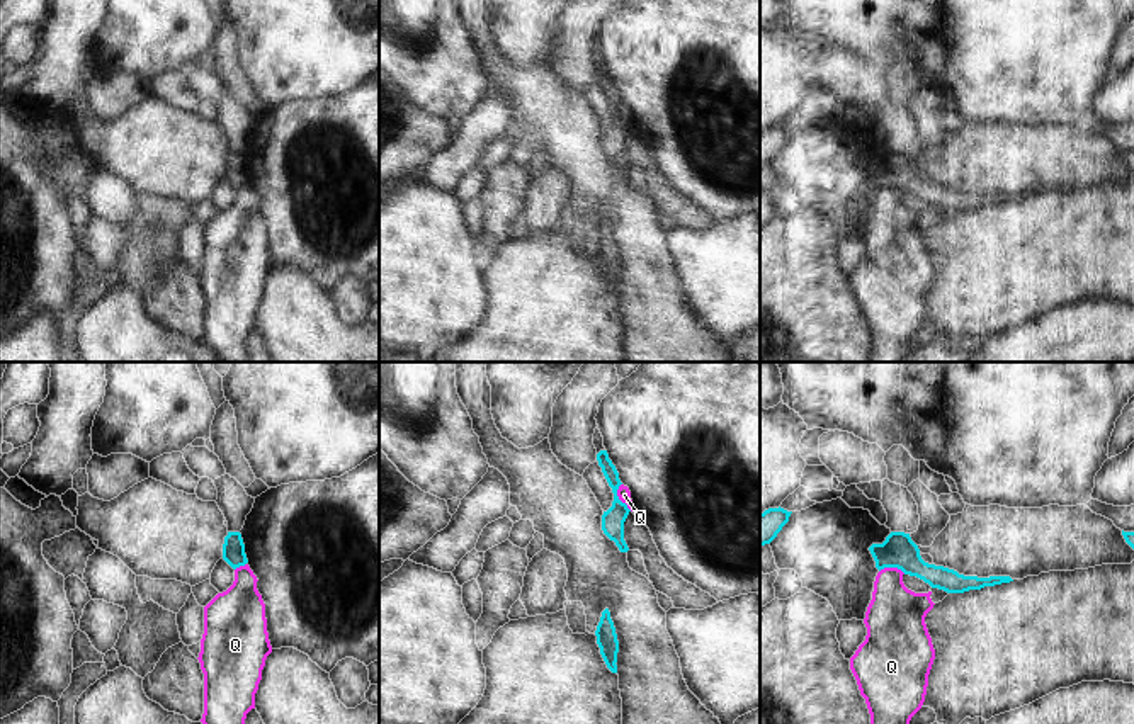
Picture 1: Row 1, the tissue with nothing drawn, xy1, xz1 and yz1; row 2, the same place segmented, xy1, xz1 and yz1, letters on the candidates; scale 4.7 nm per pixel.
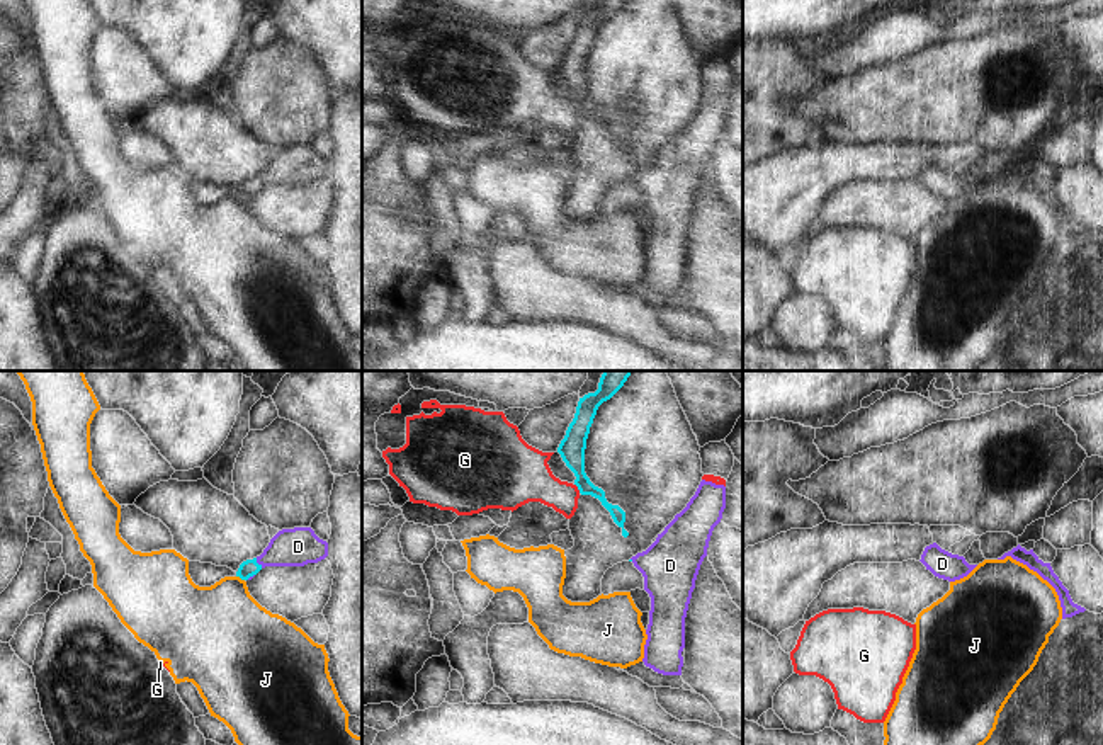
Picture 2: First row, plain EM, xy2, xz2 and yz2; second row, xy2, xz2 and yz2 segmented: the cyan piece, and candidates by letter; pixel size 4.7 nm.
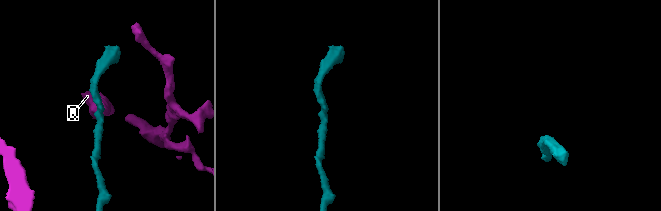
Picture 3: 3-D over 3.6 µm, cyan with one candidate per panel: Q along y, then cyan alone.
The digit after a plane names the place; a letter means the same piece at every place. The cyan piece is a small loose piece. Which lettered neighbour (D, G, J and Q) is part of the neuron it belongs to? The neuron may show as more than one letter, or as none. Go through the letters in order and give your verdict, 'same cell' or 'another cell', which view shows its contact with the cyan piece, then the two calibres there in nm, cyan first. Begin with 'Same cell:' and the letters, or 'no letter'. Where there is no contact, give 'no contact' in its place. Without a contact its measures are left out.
Same cell: D
D: same cell | xy2 | 80/180 nm
G: another cell | xz2 | 120/220 nm
J: another cell | xy2 | 80/400 nm
Q: another cell | xz1 | 110/60 nm

